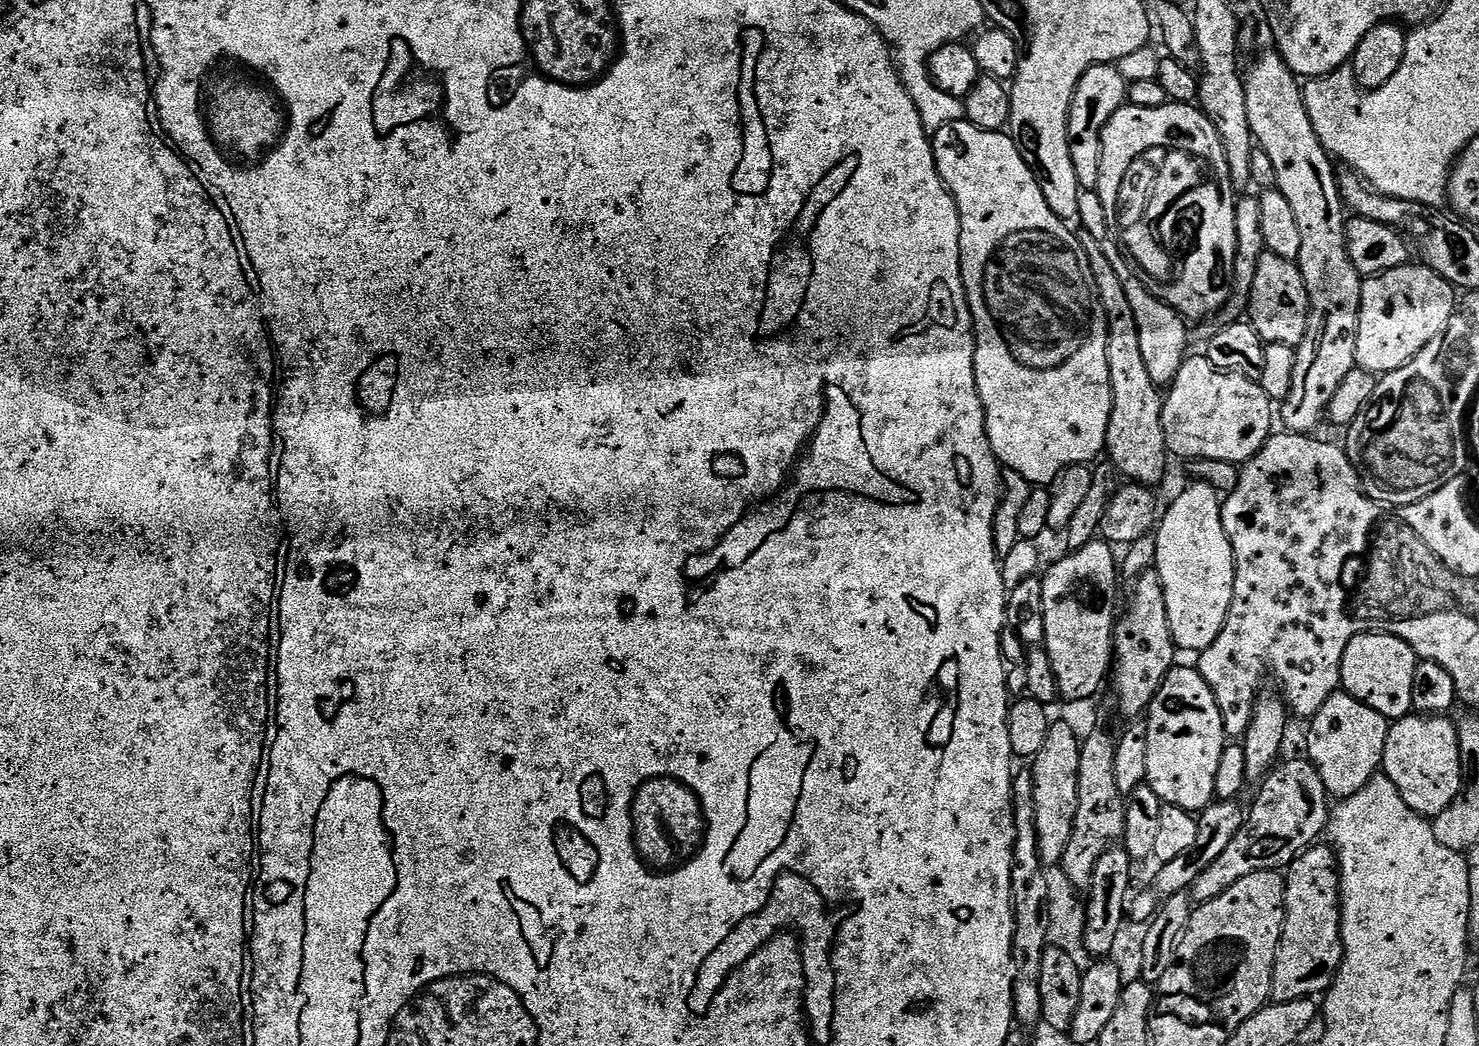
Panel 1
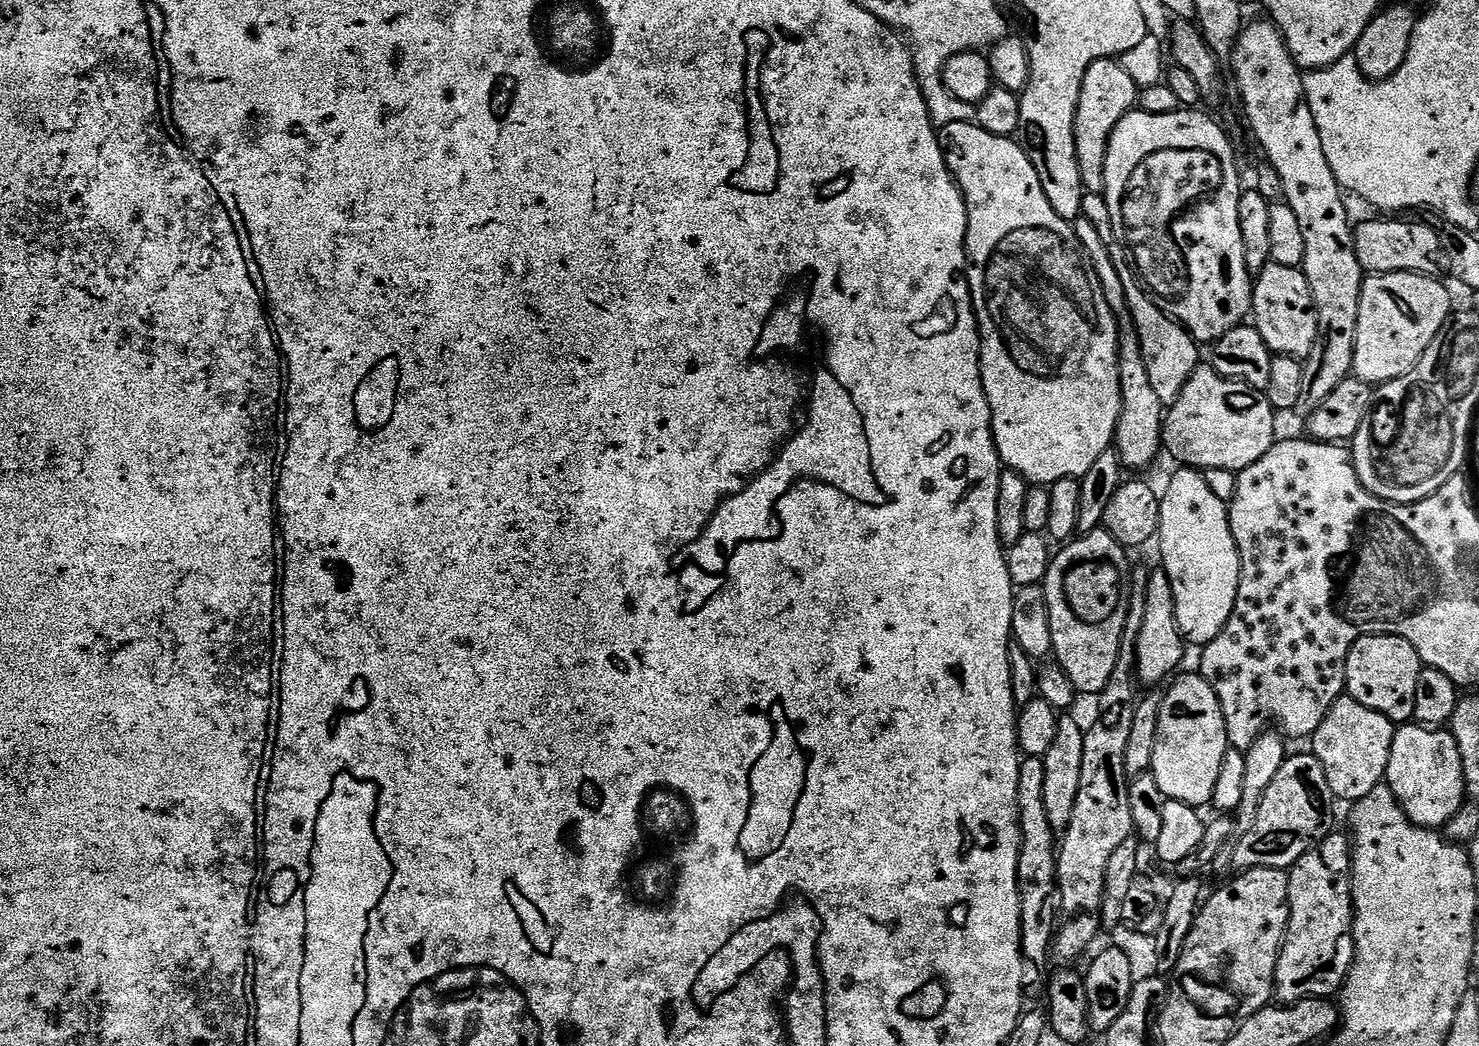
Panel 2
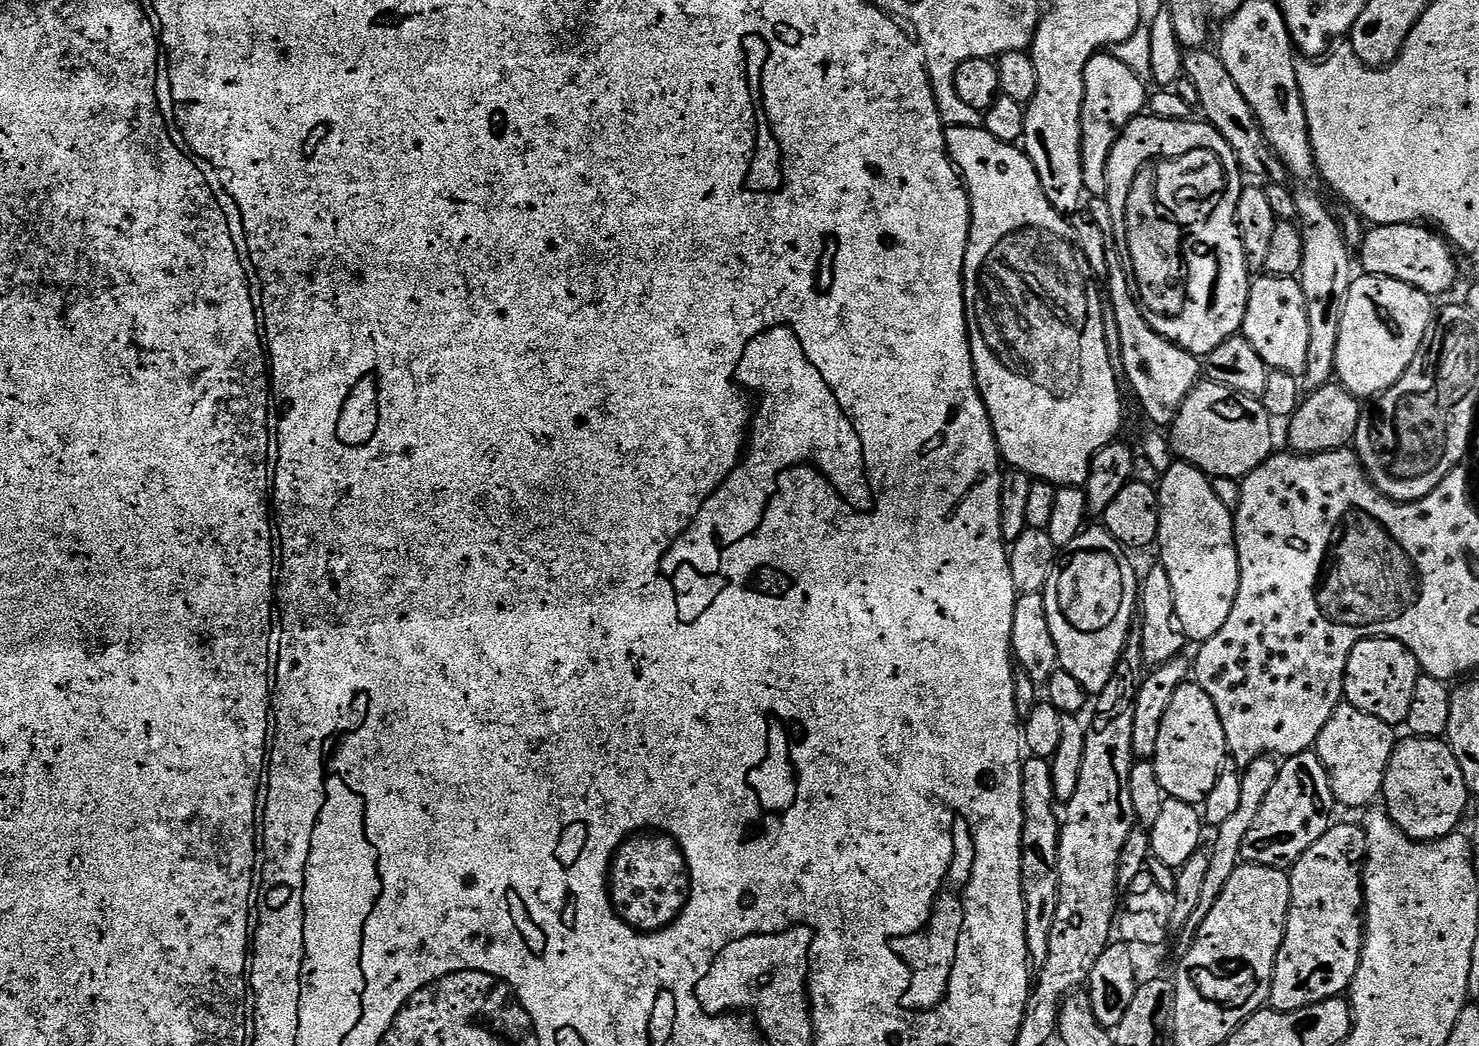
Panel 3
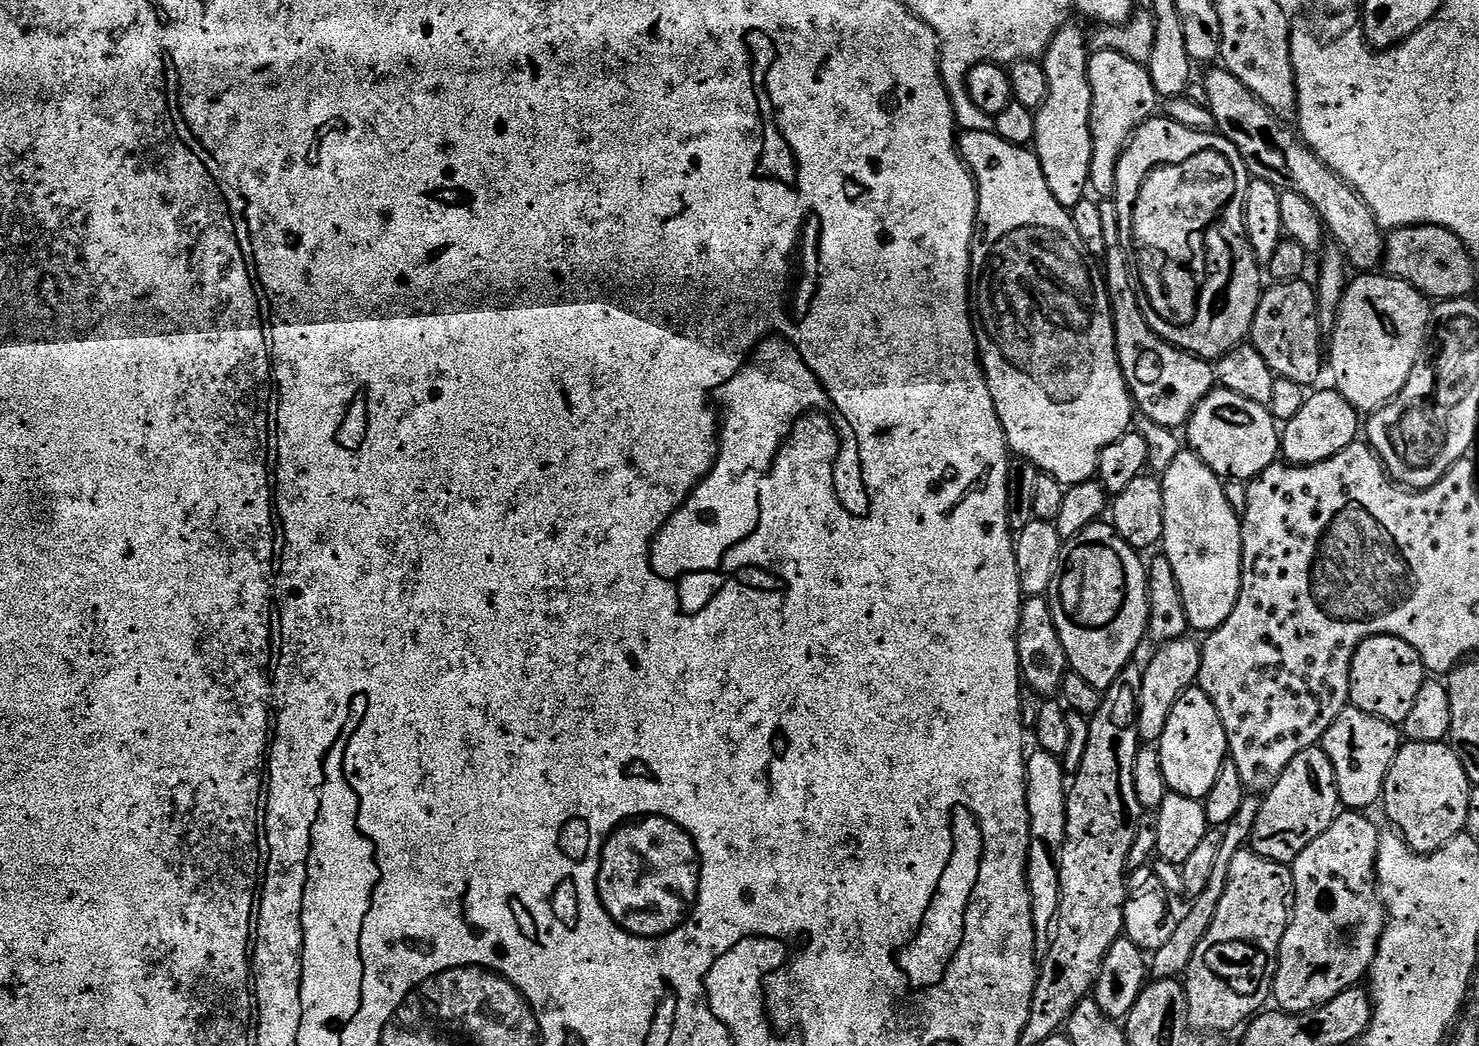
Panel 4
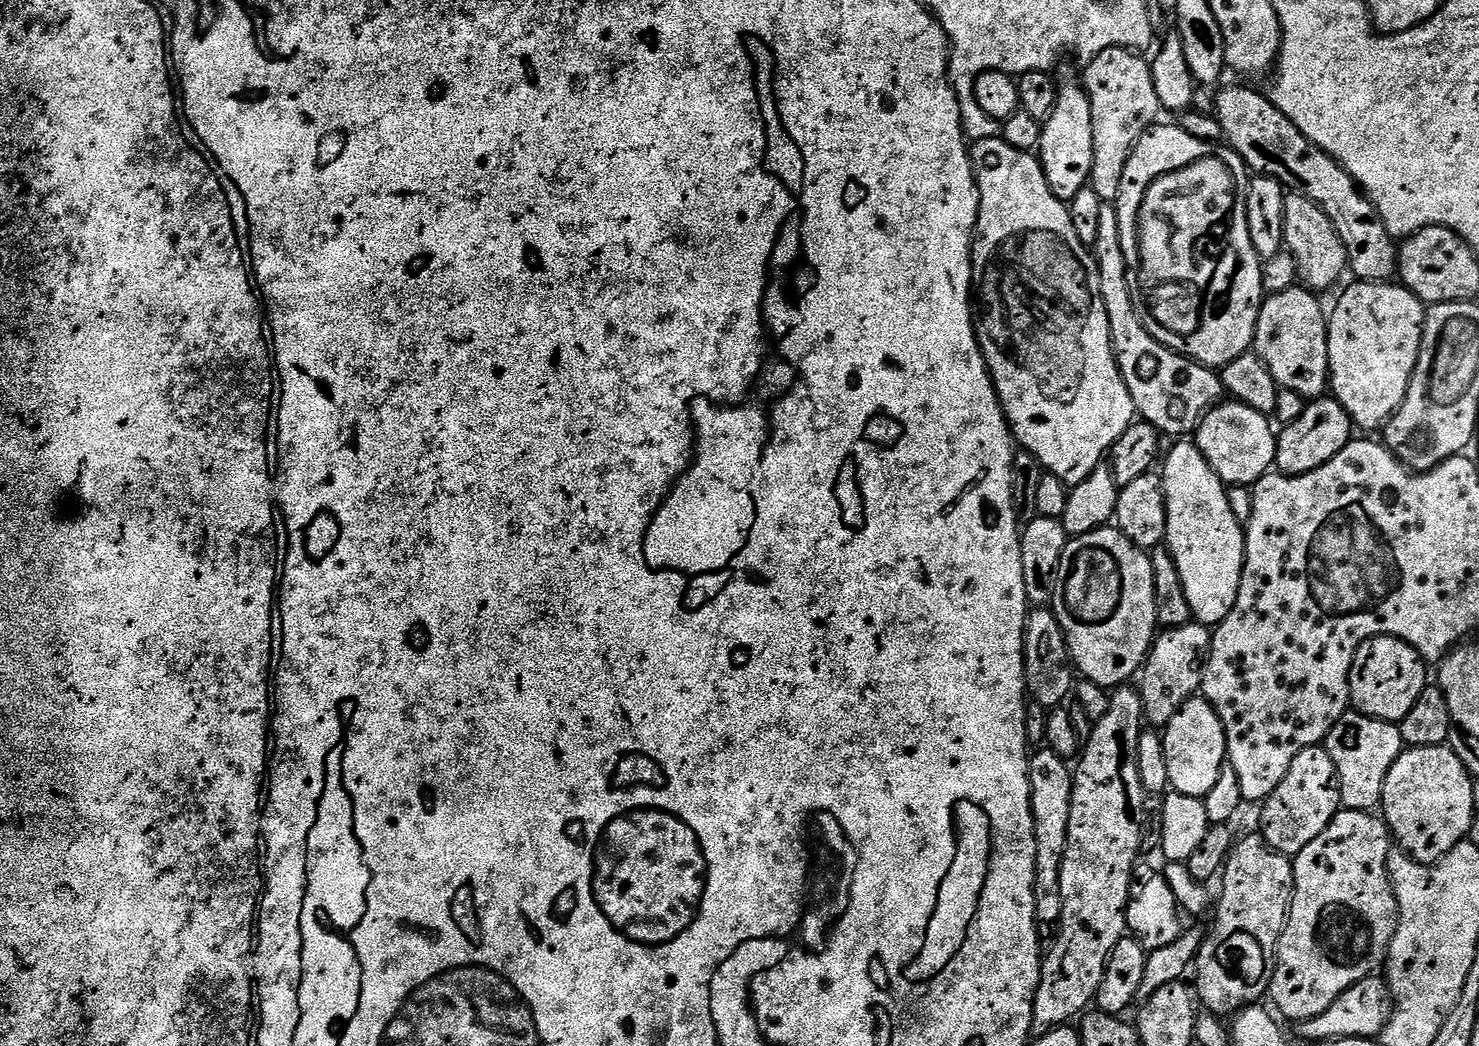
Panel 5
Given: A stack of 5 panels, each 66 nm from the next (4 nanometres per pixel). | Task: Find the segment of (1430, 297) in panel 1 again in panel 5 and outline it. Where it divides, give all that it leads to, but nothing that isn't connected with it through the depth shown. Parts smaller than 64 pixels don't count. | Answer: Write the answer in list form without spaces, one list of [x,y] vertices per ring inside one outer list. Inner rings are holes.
[[[1352,282],[1344,293],[1336,300],[1336,305],[1330,308],[1328,316],[1328,375],[1330,377],[1330,392],[1334,399],[1343,406],[1346,414],[1352,419],[1353,425],[1357,429],[1365,428],[1365,433],[1372,434],[1372,431],[1383,429],[1388,419],[1402,406],[1402,402],[1408,396],[1408,387],[1412,381],[1412,375],[1416,369],[1418,362],[1418,354],[1420,353],[1420,343],[1422,342],[1422,334],[1424,333],[1424,313],[1426,304],[1415,296],[1408,288],[1401,286],[1396,282],[1387,283],[1365,283]]]

